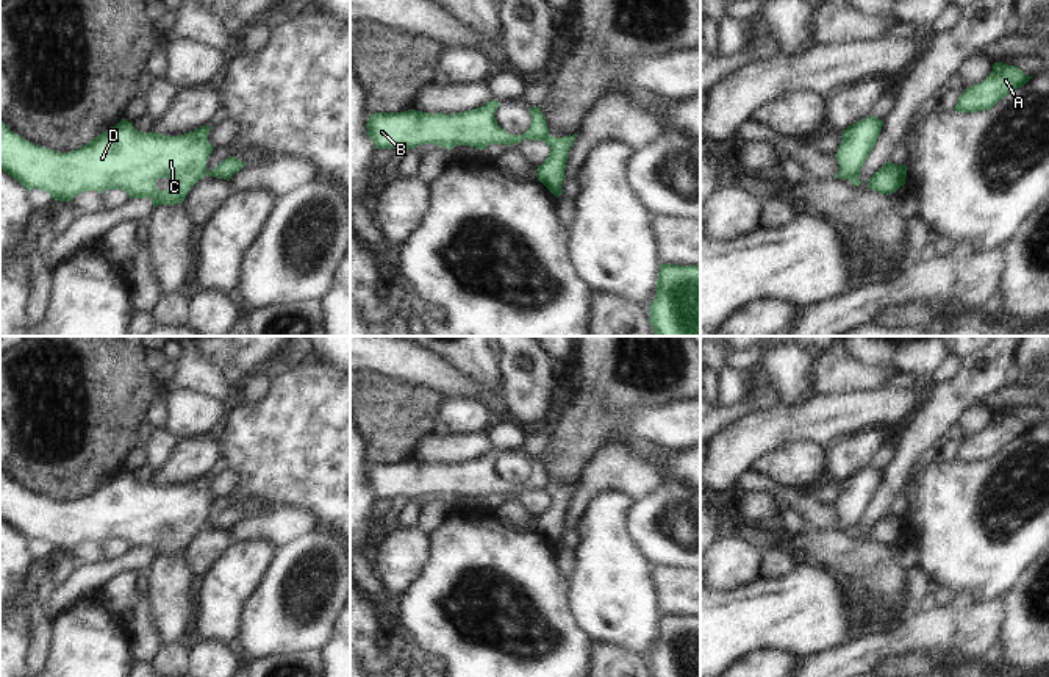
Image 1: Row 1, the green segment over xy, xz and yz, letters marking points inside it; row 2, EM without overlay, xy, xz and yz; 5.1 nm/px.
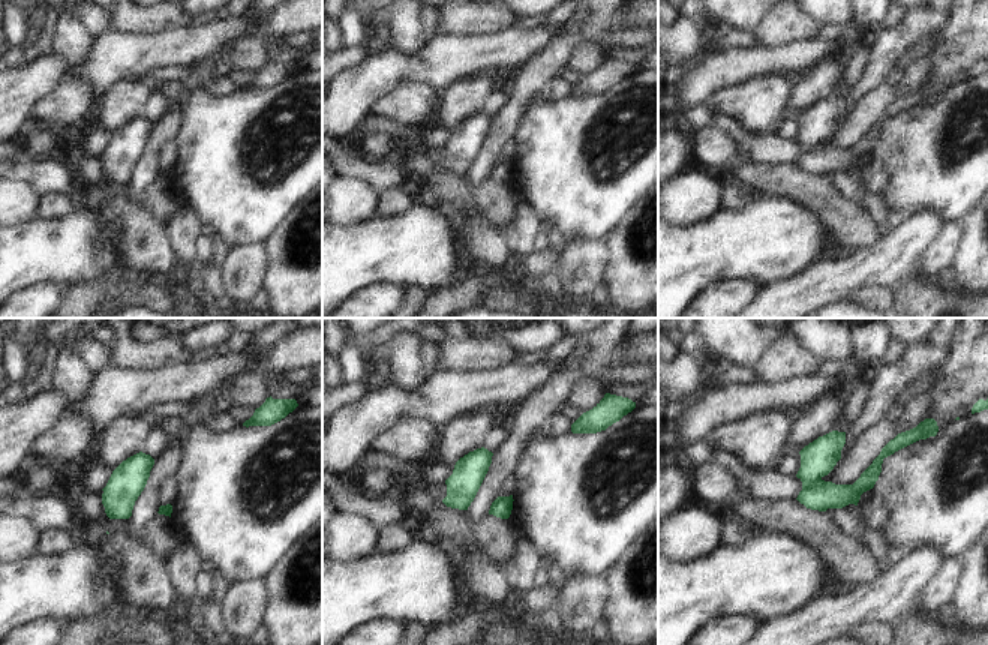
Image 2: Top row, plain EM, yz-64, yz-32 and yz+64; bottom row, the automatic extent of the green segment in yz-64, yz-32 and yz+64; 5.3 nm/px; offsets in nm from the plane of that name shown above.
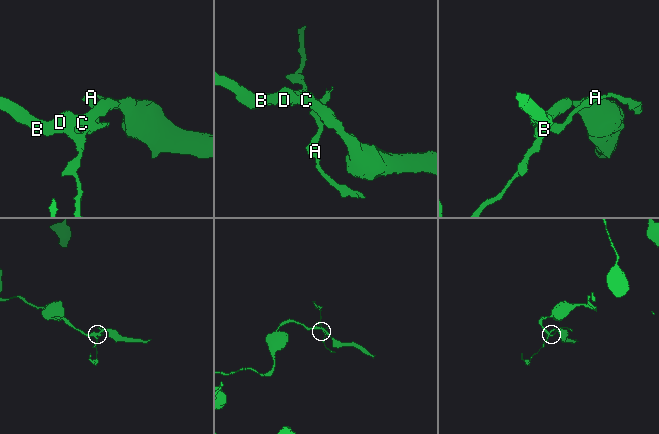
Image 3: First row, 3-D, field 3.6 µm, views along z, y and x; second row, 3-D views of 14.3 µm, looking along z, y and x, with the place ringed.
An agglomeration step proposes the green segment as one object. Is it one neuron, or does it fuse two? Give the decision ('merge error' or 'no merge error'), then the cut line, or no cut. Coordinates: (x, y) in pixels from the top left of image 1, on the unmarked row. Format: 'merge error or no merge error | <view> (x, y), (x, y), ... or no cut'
merge error | xz (549, 485), (543, 490)

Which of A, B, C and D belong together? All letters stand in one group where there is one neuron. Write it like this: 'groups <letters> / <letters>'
groups A / B C D

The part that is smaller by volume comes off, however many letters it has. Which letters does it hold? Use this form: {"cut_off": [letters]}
{"cut_off": ["A"]}

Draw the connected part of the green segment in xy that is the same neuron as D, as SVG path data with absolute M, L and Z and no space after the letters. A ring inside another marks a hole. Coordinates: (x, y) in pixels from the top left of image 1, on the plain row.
M0 469L0 519L16 528L27 541L38 538L59 552L70 552L86 541L102 544L106 539L122 539L130 549L150 547L153 558L177 555L184 552L191 538L206 525L206 510L214 500L208 493L209 478L203 475L184 485L166 486L158 482L138 482L133 472L122 469L89 494L67 503L58 503L13 483ZM158 528L174 528L175 535L159 541L156 538Z

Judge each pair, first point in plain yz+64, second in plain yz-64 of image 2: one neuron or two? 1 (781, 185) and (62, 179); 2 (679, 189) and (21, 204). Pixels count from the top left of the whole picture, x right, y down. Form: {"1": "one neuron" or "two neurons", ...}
{"1": "two neurons", "2": "one neuron"}

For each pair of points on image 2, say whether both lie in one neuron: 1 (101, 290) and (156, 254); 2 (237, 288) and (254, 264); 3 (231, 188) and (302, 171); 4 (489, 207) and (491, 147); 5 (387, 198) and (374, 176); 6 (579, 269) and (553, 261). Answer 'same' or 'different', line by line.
1: different
2: same
3: same
4: different
5: different
6: different

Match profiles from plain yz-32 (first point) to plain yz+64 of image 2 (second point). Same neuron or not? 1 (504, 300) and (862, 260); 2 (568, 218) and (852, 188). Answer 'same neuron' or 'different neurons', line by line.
1: different neurons
2: different neurons

